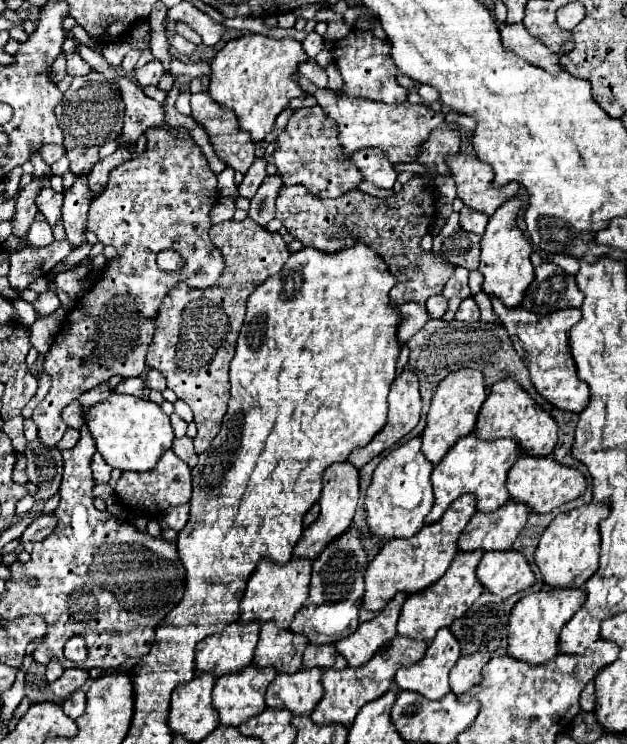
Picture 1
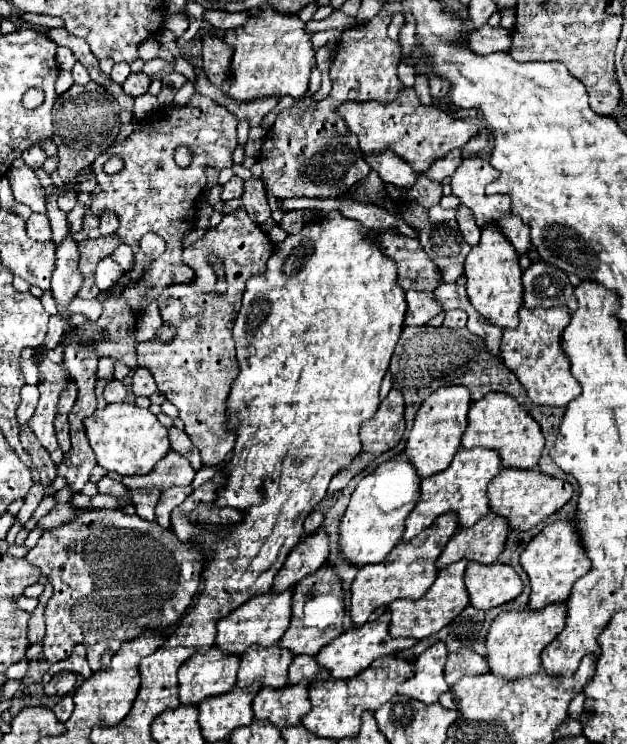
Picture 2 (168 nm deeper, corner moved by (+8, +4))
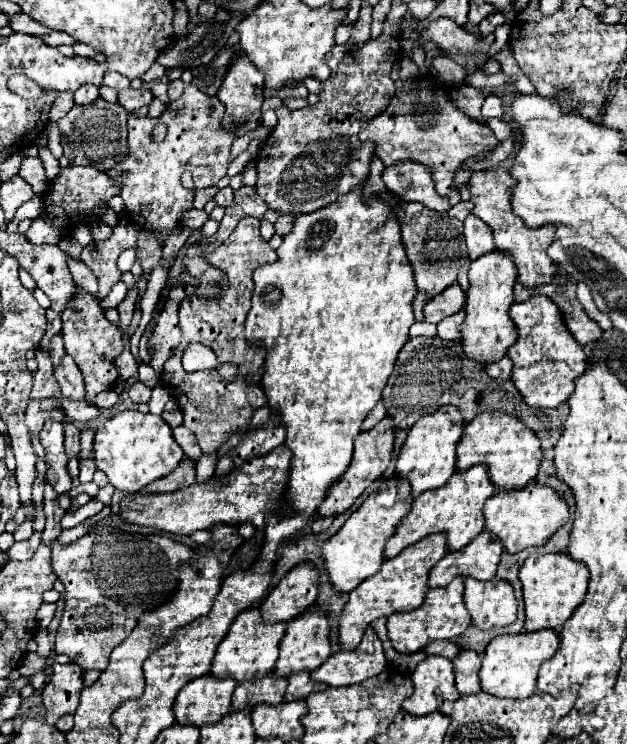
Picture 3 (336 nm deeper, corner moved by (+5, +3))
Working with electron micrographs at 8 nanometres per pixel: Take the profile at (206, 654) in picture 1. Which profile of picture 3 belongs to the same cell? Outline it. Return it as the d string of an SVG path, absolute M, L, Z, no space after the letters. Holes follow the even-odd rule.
M202 675L186 683L176 697L174 715L180 725L212 725L230 711L230 699L236 683L232 679L216 679Z

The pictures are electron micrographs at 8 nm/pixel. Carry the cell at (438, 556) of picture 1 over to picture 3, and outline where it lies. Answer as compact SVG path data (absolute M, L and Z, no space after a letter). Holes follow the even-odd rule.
M440 533L440 535L428 535L422 541L414 543L412 547L406 547L394 559L384 561L376 575L372 575L364 583L360 583L350 593L350 599L340 615L340 629L338 629L340 647L344 651L350 651L350 649L354 651L358 647L358 643L362 641L366 627L374 619L388 617L388 615L400 613L400 611L412 611L418 605L422 605L422 601L428 593L428 573L446 553L448 553L446 551L446 533Z

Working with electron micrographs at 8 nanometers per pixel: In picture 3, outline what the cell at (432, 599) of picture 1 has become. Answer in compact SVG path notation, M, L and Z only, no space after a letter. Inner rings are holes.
M456 577L448 587L430 589L424 603L418 609L410 611L410 613L390 615L386 627L388 627L388 639L390 639L392 647L398 653L410 655L410 653L422 651L430 641L460 637L472 623L468 609L464 605L464 599L462 599L462 591L464 591L464 577Z

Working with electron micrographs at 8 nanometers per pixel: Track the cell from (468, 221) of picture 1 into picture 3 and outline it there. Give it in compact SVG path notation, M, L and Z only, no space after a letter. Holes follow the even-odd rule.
M476 215L466 217L464 239L466 239L470 259L478 259L478 257L482 257L494 249L492 229L482 219L476 219Z

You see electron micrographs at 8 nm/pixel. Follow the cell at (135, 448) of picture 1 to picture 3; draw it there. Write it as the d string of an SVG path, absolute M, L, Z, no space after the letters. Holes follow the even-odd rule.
M122 411L108 419L94 437L96 467L106 473L108 481L118 491L126 493L138 493L148 483L166 477L178 467L182 457L184 451L172 437L170 425L160 415L152 413L144 415L140 411Z

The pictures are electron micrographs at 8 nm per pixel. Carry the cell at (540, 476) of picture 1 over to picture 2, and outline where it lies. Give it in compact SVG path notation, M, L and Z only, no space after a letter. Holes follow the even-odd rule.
M503 468L491 482L489 482L489 500L491 510L499 516L505 516L515 530L529 530L537 522L545 520L549 514L557 512L565 502L573 496L573 486L565 480L547 476L535 468L531 470L517 470L517 468Z

